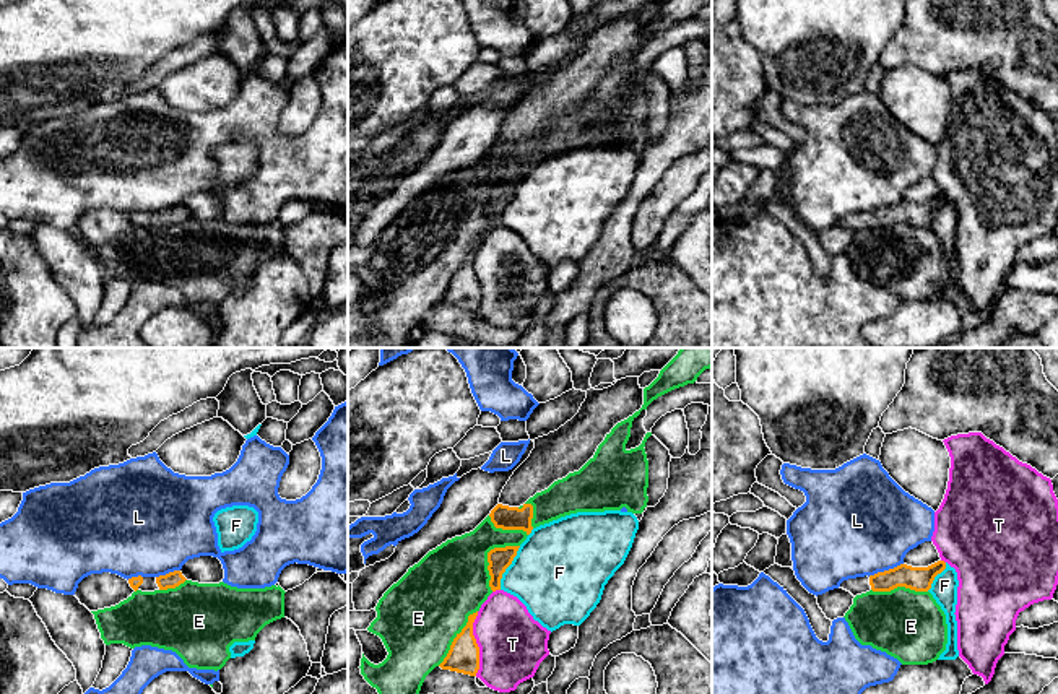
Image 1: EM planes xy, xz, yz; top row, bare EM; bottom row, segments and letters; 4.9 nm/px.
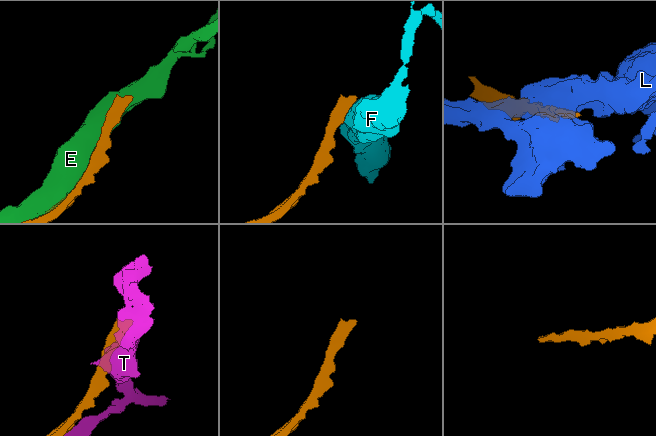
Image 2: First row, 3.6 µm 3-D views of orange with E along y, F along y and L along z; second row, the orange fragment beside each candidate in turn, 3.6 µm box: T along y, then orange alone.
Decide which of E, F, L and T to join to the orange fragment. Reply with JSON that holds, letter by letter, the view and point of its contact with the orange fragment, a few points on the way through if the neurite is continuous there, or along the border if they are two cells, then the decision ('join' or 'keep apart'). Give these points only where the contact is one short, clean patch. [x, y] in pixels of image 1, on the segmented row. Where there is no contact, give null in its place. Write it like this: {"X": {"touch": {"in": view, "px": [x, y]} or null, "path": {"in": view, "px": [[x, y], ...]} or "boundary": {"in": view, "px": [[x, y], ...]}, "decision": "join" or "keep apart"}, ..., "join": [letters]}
{"E": {"touch": {"in": "xz", "px": [488, 556]}, "decision": "keep apart"}, "F": {"touch": {"in": "xz", "px": [507, 566]}, "boundary": {"in": "xz", "px": [[520, 546], [502, 574], [499, 589]]}, "decision": "keep apart"}, "L": {"touch": {"in": "yz", "px": [884, 571]}, "decision": "keep apart"}, "T": {"touch": {"in": "xz", "px": [476, 644]}, "decision": "keep apart"}, "join": []}

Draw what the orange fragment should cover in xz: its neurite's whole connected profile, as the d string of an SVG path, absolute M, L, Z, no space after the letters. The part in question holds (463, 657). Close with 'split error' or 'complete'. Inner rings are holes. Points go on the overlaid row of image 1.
M478 611L470 614L466 626L453 639L447 657L439 665L442 670L476 676L479 670L479 647L473 635L473 622L476 616Z; complete

